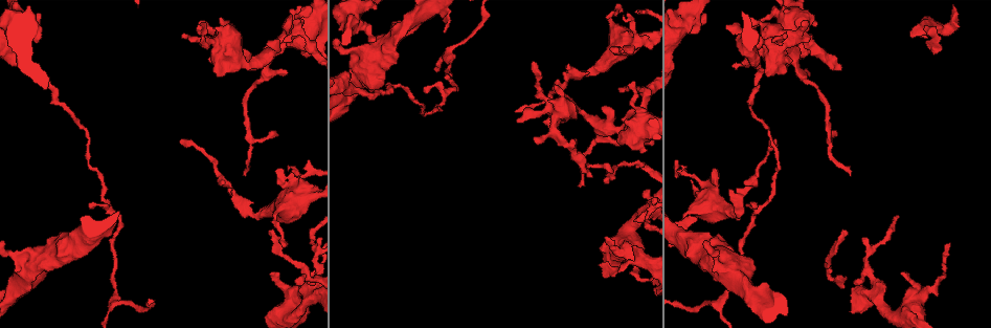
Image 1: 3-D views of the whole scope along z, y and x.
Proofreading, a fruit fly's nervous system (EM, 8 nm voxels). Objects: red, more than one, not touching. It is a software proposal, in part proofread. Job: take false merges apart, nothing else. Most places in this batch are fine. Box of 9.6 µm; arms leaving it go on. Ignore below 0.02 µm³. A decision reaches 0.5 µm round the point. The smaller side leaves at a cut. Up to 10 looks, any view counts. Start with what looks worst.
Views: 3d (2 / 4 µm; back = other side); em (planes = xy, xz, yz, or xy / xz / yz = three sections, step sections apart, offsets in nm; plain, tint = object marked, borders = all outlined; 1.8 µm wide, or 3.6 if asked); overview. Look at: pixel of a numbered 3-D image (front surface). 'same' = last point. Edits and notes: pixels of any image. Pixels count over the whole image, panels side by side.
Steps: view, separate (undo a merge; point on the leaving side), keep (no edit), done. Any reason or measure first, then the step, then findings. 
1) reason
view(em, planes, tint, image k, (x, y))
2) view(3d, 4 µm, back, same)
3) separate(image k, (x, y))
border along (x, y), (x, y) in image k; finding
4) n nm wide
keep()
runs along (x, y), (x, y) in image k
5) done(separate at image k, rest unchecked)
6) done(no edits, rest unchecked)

abrupt turn
view(3d, 2 µm, image 1, (805, 36))

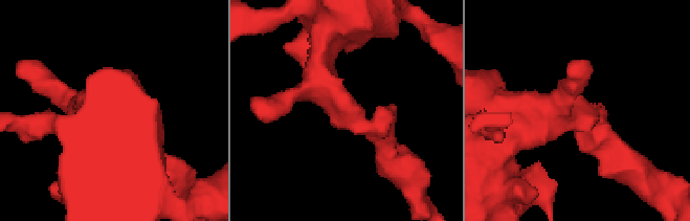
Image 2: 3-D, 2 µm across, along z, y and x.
view(em, planes, tint, image 2, (579, 112))

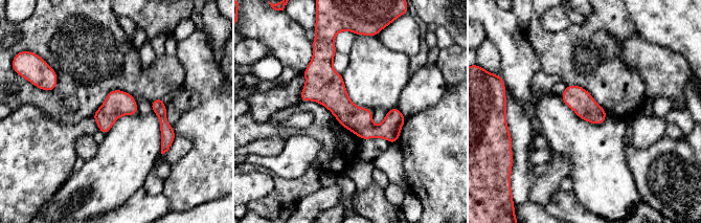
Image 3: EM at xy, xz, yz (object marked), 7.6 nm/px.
keep()
runs along (329, 52), (330, 91), (394, 139) in image 3; one neuron here

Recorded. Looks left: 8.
narrows sharply
view(em, planes, tint, image 1, (229, 186))

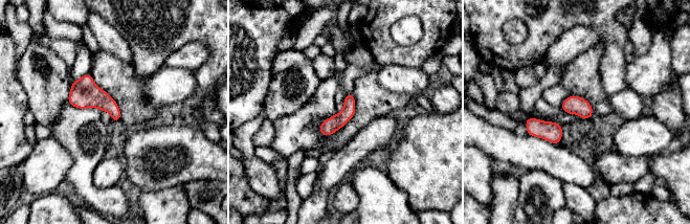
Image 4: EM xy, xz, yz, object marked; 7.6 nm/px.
keep()
runs along (350, 95), (349, 109), (324, 133) in image 4; all the same neuron

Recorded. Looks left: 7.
thick turns thin
view(em, planes, tint, image 1, (634, 266))

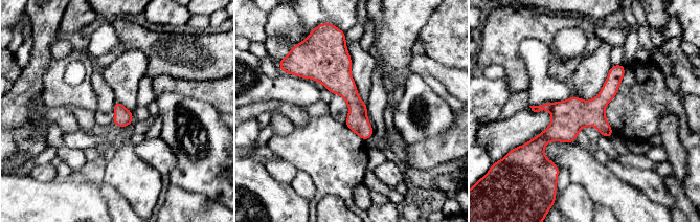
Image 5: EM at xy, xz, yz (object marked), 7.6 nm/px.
keep()
all the same neuron

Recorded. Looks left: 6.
calibre changes
view(3d, 4 µm, image 1, (350, 24))

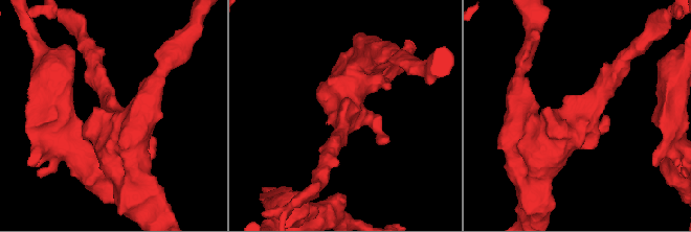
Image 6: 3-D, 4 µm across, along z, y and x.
view(em, 3.6 µm, planes, plain, image 6, (578, 127))

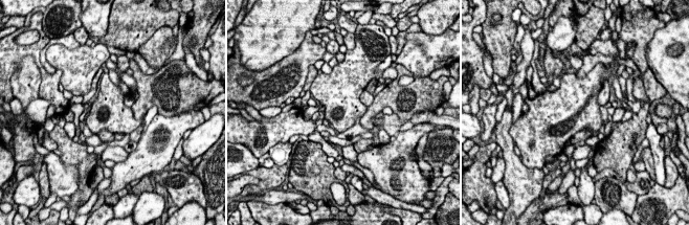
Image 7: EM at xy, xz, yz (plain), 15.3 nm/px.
view(em, 3.6 µm, planes, tint, same)

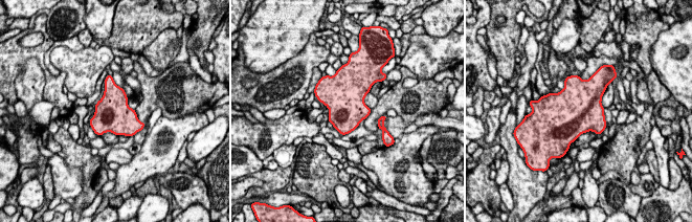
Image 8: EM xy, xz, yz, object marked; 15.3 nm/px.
550 nm wide
keep()
one neuron here

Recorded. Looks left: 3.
done(no edits, rest unchecked)

